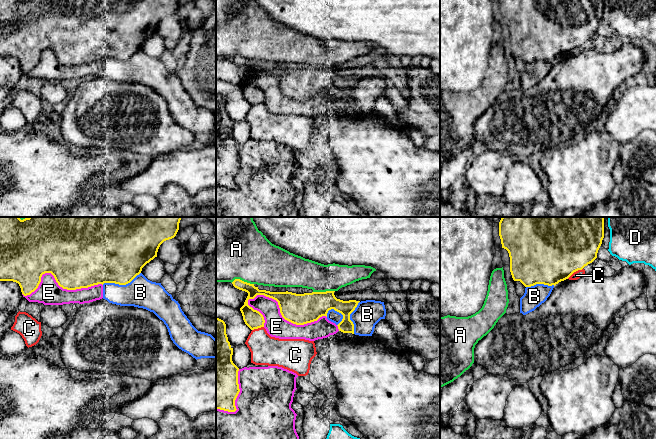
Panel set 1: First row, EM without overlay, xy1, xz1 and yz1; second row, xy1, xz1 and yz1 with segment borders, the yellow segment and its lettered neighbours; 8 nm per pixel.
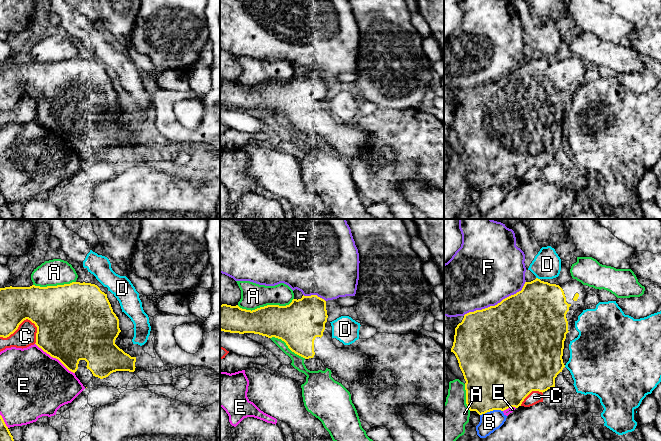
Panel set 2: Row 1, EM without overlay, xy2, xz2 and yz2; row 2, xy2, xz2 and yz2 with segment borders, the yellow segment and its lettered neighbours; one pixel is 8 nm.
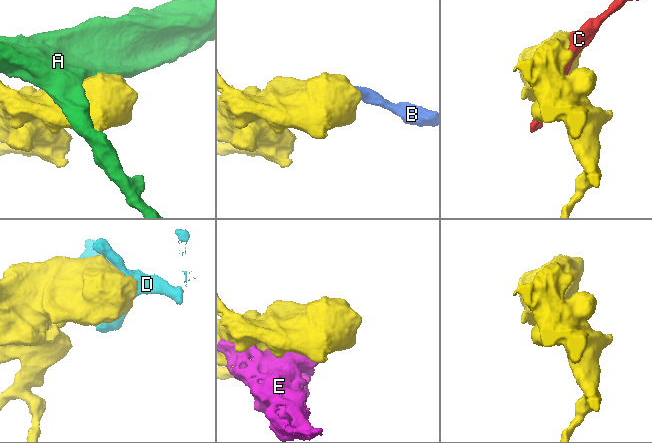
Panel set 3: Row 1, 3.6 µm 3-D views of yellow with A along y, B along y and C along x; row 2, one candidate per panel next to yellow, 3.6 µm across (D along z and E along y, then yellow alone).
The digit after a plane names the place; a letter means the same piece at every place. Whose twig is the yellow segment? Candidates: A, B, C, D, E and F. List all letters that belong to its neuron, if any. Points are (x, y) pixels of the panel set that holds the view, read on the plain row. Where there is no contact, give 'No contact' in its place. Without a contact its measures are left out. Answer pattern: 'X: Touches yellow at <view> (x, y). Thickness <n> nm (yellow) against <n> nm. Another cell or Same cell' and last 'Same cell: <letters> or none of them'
A: Touches yellow at xz2 (265, 82). Thickness 300 nm (yellow) against 200 nm. Another cell
B: Touches yellow at xy1 (121, 60). Thickness 460 nm (yellow) against 240 nm. Another cell
C: Touches yellow at xy2 (18, 102). Thickness 300 nm (yellow) against 170 nm. Another cell
D: Touches yellow at yz2 (537, 54). Thickness 420 nm (yellow) against 220 nm. Another cell
E: Touches yellow at xz1 (282, 92). Thickness 240 nm (yellow) against 180 nm. Another cell
F: Touches yellow at yz2 (497, 80). Thickness 500 nm (yellow) against 480 nm. Another cell
Same cell: none of them

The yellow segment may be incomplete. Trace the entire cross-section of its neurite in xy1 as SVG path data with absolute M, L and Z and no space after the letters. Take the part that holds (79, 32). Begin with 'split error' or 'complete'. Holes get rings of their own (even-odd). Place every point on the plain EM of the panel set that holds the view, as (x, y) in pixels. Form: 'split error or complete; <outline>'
complete; M0 0L0 57L13 57L19 60L24 72L34 68L45 49L51 49L60 63L67 66L88 64L98 60L115 59L126 61L142 47L142 44L157 33L160 21L176 12L179 0Z

